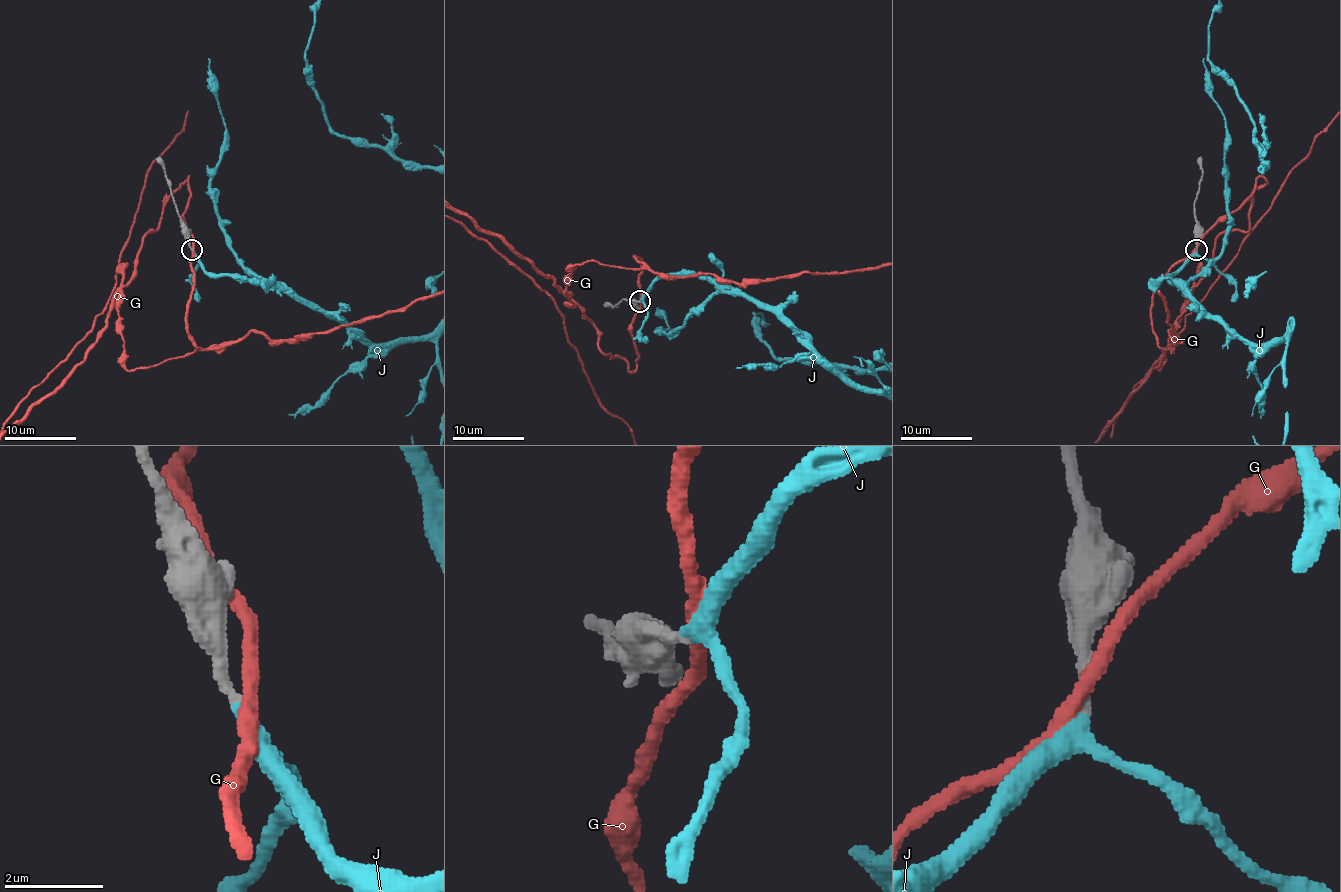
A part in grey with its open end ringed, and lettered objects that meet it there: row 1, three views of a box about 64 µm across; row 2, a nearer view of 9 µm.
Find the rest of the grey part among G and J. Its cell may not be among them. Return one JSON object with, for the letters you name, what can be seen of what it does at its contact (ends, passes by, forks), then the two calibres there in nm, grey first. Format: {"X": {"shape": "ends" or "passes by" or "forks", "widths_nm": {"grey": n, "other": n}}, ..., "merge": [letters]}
{"J": {"shape": "passes by", "widths_nm": {"grey": 280, "other": 260}}, "merge": ["J"]}

